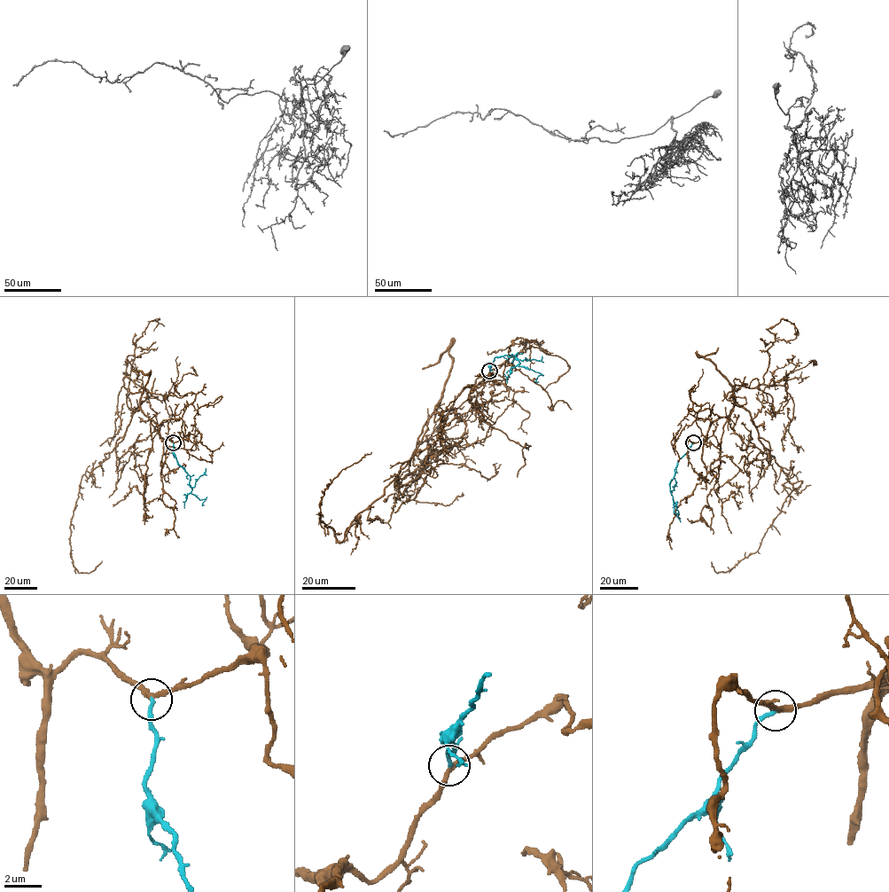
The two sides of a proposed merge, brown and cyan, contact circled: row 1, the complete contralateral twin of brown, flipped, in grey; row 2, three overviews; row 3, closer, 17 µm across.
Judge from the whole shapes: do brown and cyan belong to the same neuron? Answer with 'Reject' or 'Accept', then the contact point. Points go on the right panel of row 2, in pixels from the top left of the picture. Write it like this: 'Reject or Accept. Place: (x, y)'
Accept. Place: (693, 442)

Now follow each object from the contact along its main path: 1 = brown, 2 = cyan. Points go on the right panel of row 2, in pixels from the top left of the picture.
1: (693, 442), (706, 440), (735, 404), (742, 407), (789, 481), (801, 481), (755, 552), (724, 572), (711, 561)
2: (693, 442), (680, 458), (670, 483), (674, 512), (680, 521)

